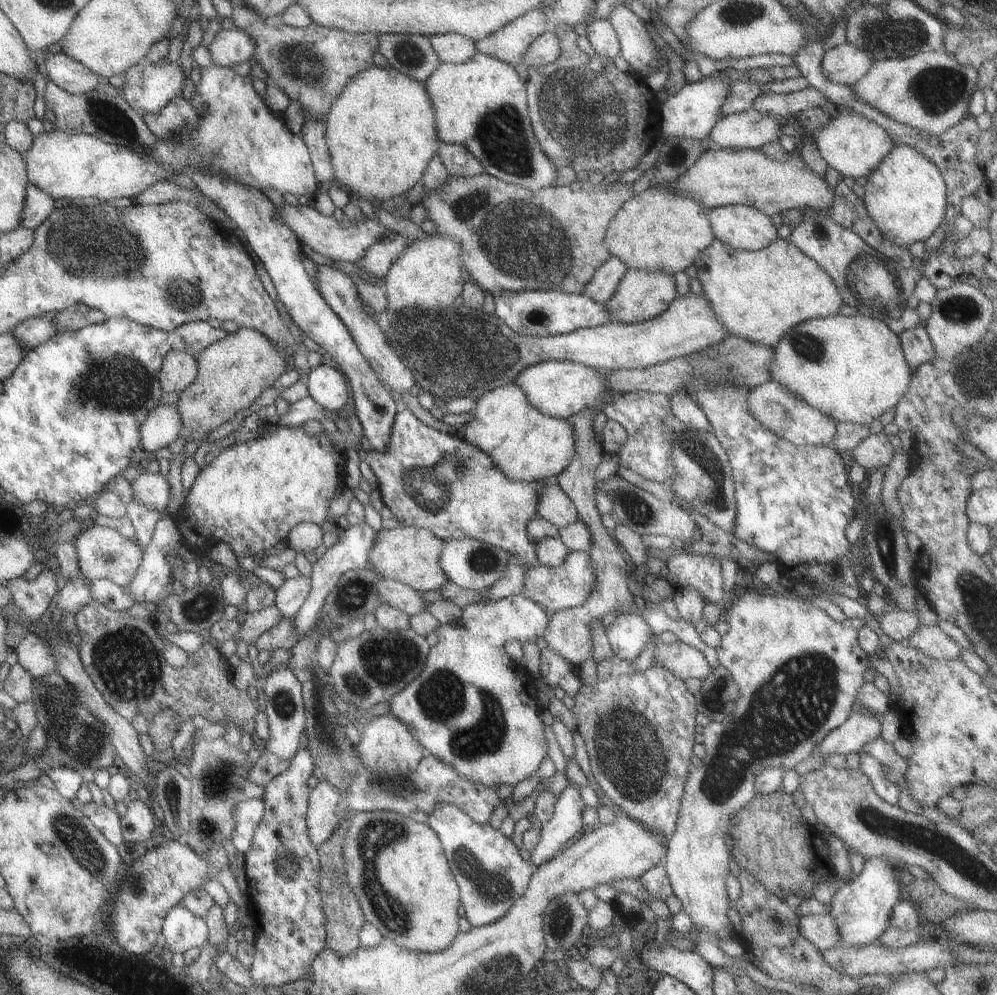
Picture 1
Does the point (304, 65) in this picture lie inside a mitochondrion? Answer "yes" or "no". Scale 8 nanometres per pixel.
yes

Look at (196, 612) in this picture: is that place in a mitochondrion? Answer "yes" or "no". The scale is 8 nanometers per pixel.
yes

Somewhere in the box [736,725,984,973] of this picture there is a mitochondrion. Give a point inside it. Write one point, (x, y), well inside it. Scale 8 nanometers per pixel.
(822, 868)

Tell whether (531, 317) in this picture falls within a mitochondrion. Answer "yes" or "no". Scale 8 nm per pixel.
yes

